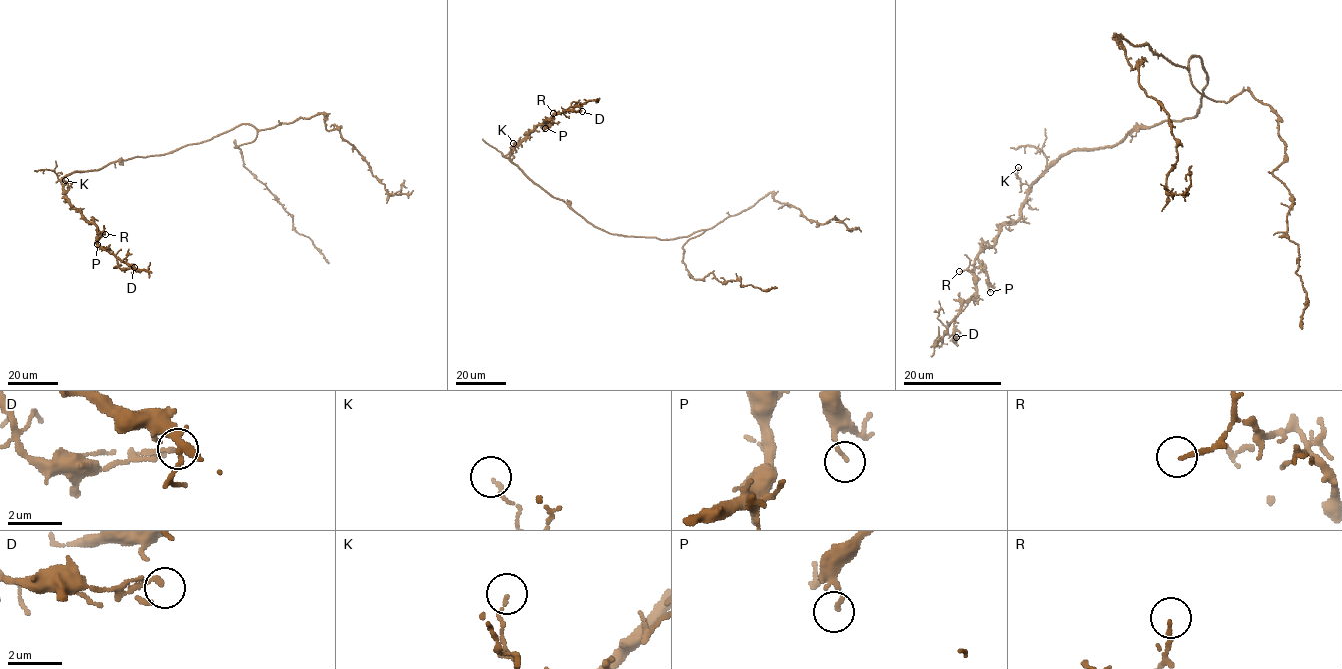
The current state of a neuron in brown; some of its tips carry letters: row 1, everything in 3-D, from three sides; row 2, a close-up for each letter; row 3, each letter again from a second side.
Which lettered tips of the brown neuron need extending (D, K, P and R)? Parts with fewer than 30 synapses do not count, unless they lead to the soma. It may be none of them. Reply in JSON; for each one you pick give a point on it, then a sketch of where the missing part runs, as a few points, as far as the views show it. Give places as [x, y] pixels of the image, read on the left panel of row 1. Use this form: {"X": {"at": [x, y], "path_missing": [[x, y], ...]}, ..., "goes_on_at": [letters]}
{"goes_on_at": []}

